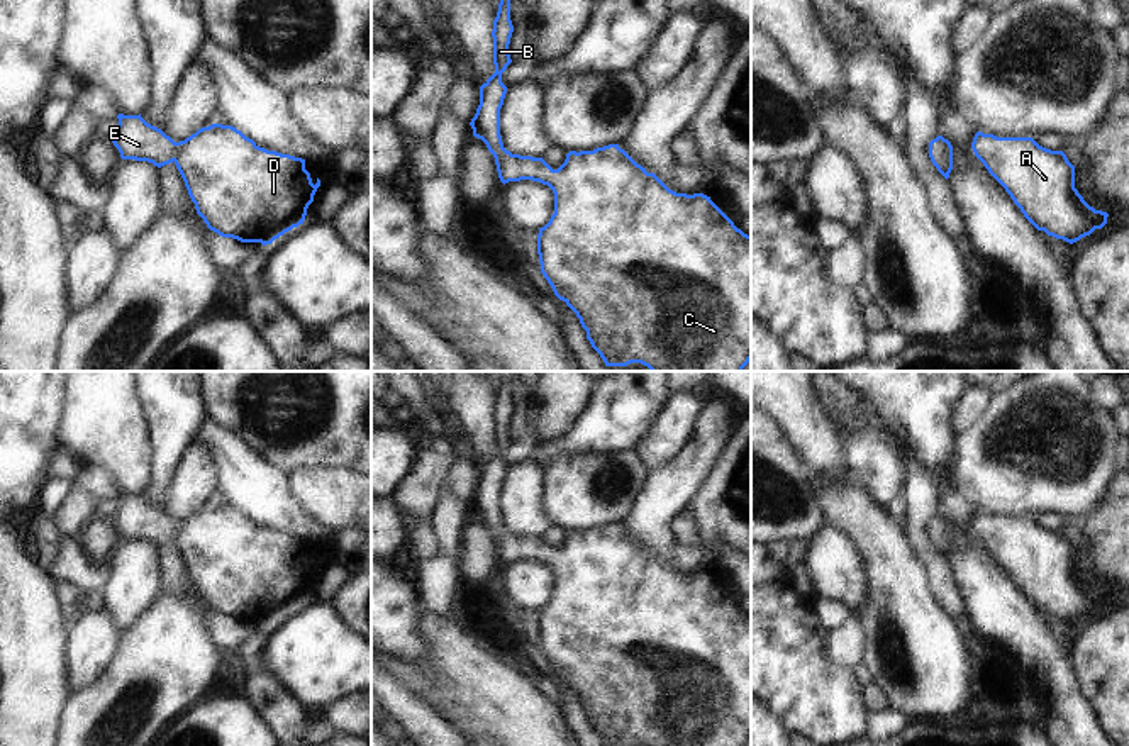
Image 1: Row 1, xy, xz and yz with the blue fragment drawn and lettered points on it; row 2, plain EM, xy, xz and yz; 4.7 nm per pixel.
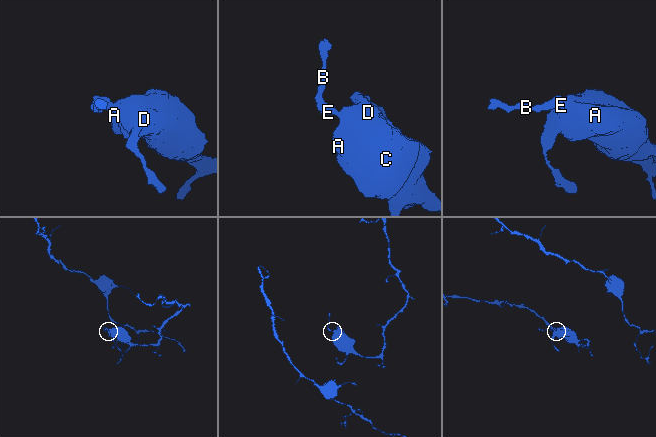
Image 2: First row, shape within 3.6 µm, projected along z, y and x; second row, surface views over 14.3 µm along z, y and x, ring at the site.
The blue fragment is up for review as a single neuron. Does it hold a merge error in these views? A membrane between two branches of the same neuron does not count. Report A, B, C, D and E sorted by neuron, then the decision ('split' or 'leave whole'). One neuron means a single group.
groups A B C D E; leave whole

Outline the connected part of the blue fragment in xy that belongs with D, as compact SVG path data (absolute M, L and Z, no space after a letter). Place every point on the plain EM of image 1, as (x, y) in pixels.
M119 493L119 505L110 517L122 539L147 541L161 548L175 543L197 593L207 607L222 617L241 622L271 624L303 604L307 588L320 566L312 563L305 539L259 527L232 505L212 504L185 521L175 522L161 509L147 504L141 493Z

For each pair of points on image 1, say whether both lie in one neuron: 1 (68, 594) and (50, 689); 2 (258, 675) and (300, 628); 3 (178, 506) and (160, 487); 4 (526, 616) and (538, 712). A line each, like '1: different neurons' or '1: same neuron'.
1: different neurons
2: different neurons
3: different neurons
4: different neurons

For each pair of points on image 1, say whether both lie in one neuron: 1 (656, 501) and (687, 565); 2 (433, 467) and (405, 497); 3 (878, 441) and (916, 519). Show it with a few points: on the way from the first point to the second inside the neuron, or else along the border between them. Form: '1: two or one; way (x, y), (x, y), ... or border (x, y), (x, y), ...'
1: one; way (656, 516), (656, 534), (672, 550)
2: one; way (428, 473), (412, 490)
3: two; border (900, 448), (906, 458), (906, 480), (899, 495)

